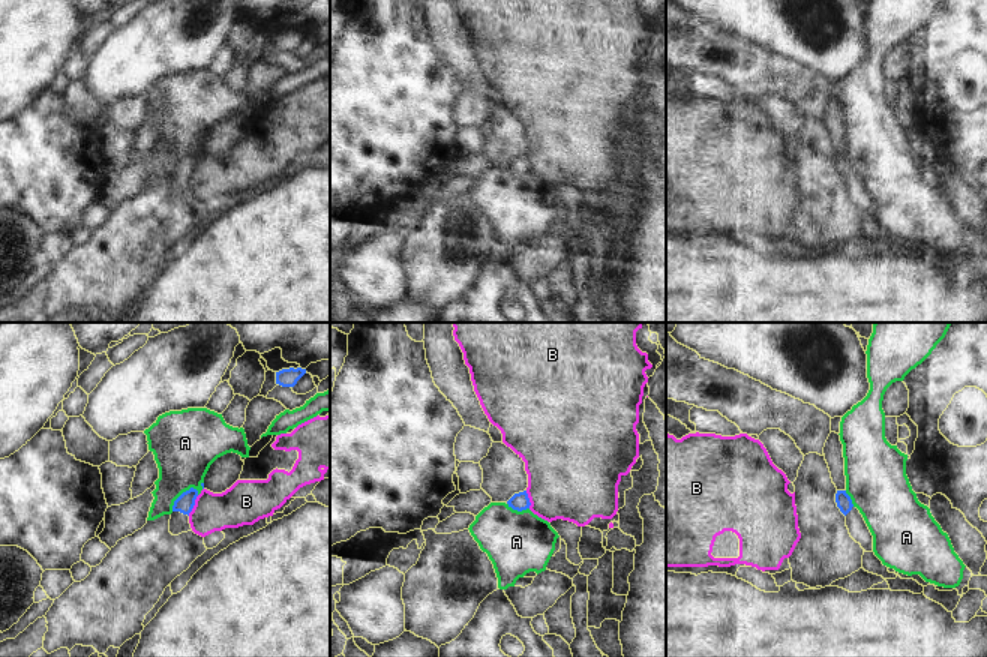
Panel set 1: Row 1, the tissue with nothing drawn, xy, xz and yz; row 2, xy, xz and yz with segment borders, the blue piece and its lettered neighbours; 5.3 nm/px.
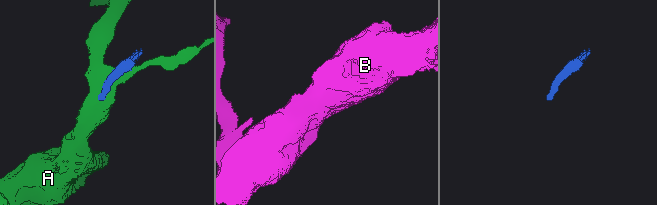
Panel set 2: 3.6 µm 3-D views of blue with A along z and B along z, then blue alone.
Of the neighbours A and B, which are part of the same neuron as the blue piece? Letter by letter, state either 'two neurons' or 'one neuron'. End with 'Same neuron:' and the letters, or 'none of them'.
A: two neurons
B: two neurons
Same neuron: none of them

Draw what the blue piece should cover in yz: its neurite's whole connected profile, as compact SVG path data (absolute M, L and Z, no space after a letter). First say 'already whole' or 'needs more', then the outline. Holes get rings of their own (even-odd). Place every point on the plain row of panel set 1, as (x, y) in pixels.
needs more; M837 154L836 166L840 176L846 180L846 190L850 201L861 208L866 216L873 216L873 200L860 177L860 174L852 168L850 160L846 154Z

